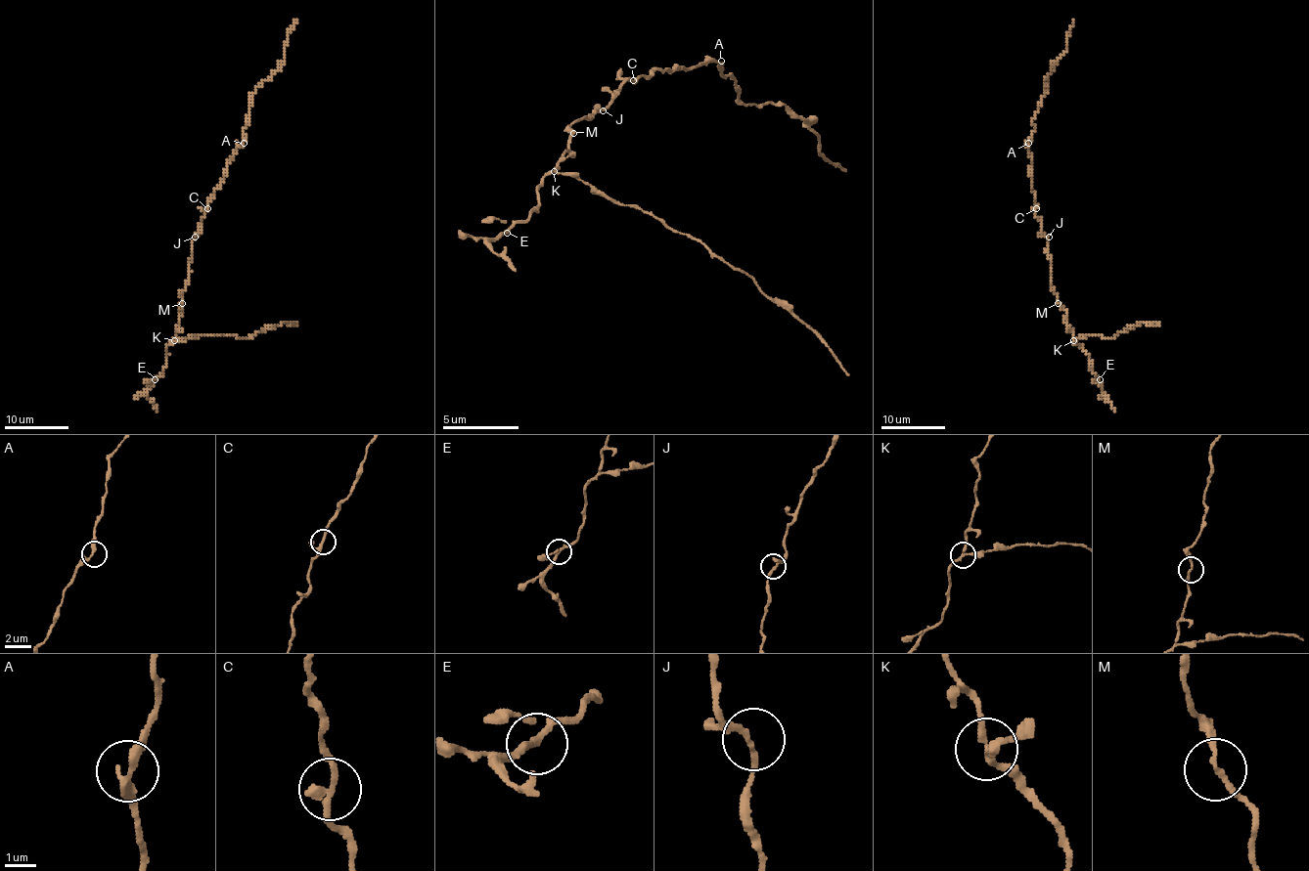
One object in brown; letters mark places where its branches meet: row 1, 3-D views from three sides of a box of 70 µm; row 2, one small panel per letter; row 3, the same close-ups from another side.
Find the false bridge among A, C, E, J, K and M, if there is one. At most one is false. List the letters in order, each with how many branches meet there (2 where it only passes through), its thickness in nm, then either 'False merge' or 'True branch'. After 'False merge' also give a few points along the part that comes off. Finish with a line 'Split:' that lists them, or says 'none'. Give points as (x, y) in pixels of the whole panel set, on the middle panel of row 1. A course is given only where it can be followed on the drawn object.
A: Branches: 3. Thickness 220 nm. True branch
C: Branches: 3. Thickness 180 nm. True branch
E: Branches: 3. Thickness 180 nm. True branch
J: Branches: 2. Thickness 190 nm. True branch
K: Branches: 3. Thickness 180 nm. False merge. Course of the part to remove: (553, 172), (576, 172), (610, 198), (691, 233), (717, 255), (740, 267), (812, 332), (850, 373)
M: Branches: 2. Thickness 190 nm. True branch
Split: K

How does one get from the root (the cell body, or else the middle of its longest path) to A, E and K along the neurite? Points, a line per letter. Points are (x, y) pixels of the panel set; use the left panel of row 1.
A: (196, 239), (208, 198), (220, 185), (228, 160), (244, 143)
E: (196, 239), (191, 245), (188, 283), (181, 293), (175, 339), (167, 347), (164, 370), (155, 379)
K: (196, 239), (191, 245), (188, 283), (181, 293), (180, 322), (173, 340)

